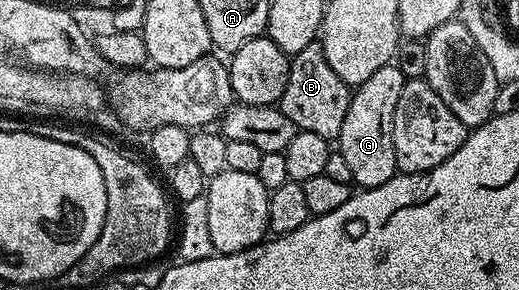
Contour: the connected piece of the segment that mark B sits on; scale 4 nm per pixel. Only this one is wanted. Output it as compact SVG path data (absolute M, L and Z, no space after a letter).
M316 42L305 46L296 56L290 57L288 85L280 97L277 106L293 122L298 131L319 134L321 138L335 142L341 134L341 126L345 123L345 114L349 114L349 102L353 95L352 85L346 84L333 72L333 66L323 53L322 43Z

